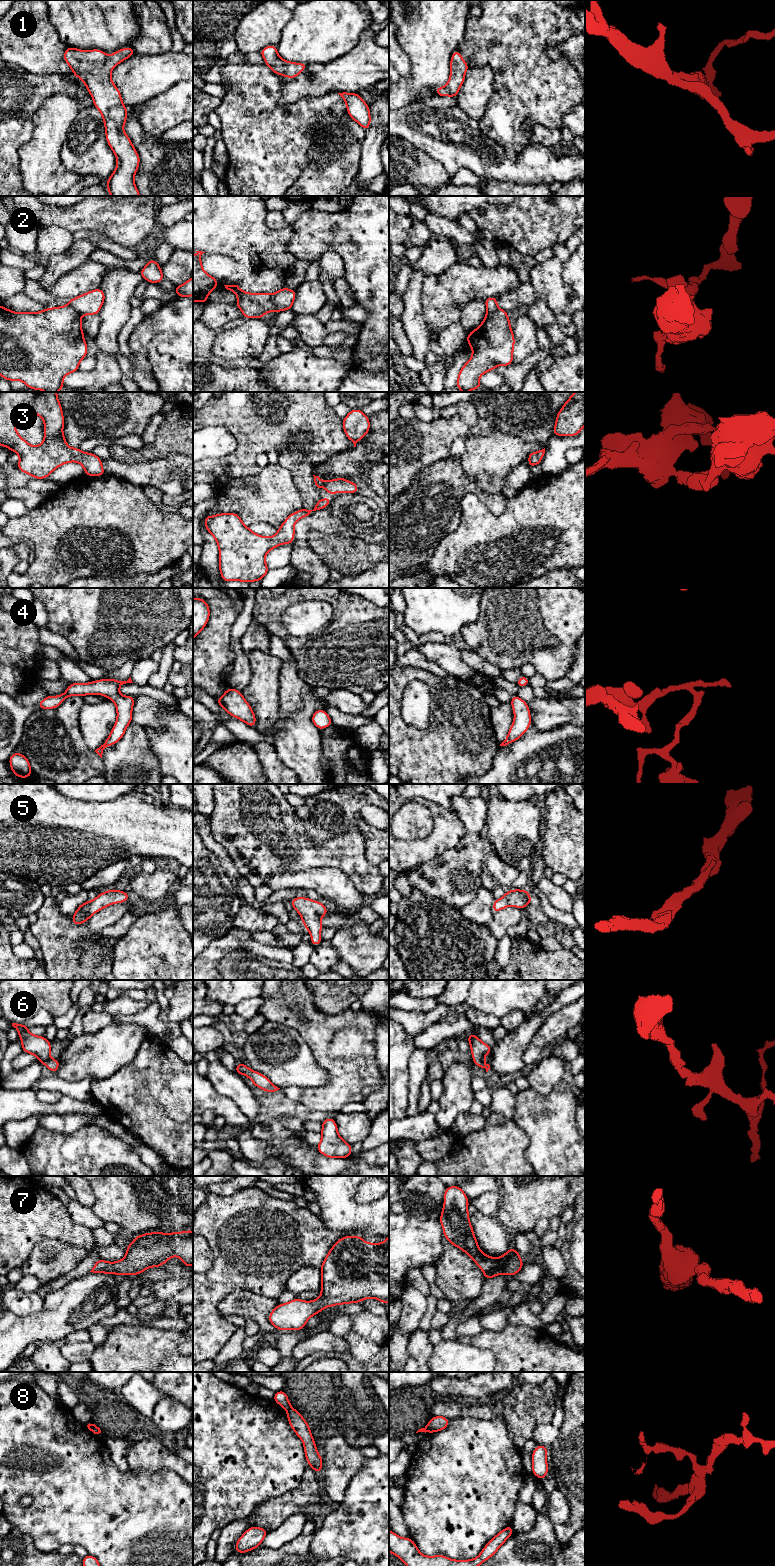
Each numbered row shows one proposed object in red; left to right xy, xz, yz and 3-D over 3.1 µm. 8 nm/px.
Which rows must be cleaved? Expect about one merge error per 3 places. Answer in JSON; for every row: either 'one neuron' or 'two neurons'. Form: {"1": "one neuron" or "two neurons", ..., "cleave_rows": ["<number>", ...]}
{"1": "one neuron", "2": "two neurons", "3": "one neuron", "4": "one neuron", "5": "one neuron", "6": "one neuron", "7": "one neuron", "8": "two neurons", "cleave_rows": ["2", "8"]}

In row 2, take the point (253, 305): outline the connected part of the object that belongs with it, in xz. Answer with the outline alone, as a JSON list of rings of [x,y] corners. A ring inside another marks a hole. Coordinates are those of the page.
[[[238,285],[224,286],[237,295],[235,305],[243,312],[243,318],[261,319],[268,312],[278,312],[277,305],[272,301],[272,294],[246,293]]]

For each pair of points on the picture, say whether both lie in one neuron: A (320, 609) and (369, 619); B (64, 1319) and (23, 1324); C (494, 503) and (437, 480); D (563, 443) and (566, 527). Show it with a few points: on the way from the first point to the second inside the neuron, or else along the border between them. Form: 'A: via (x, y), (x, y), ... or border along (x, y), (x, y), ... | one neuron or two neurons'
A: border along (312, 599), (332, 608), (332, 618), (318, 630) | two neurons
B: via (54, 1322), (52, 1324), (33, 1324) | one neuron
C: via (480, 494), (471, 487), (454, 486), (451, 484) | one neuron
D: border along (568, 464), (559, 473), (544, 474) | two neurons

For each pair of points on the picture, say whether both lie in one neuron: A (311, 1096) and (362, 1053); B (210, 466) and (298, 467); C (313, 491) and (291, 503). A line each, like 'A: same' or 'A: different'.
A: same
B: different
C: different

